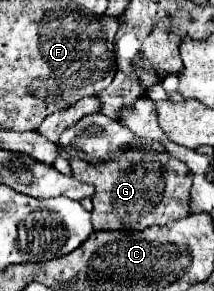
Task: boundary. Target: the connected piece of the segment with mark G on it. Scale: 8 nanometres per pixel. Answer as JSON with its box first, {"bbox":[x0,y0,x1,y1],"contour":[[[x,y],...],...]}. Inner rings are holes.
{"bbox":[69,150,193,230],"contour":[[[129,150],[123,152],[117,160],[111,162],[85,162],[79,158],[69,160],[73,176],[83,182],[91,182],[95,186],[93,202],[93,228],[95,230],[143,230],[149,226],[165,226],[167,222],[185,218],[189,214],[189,190],[193,184],[191,170],[177,158],[173,158],[169,152],[153,152],[153,150]]]}

